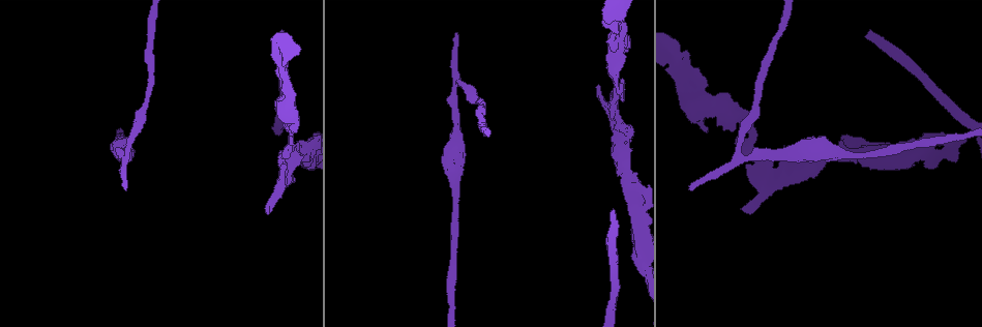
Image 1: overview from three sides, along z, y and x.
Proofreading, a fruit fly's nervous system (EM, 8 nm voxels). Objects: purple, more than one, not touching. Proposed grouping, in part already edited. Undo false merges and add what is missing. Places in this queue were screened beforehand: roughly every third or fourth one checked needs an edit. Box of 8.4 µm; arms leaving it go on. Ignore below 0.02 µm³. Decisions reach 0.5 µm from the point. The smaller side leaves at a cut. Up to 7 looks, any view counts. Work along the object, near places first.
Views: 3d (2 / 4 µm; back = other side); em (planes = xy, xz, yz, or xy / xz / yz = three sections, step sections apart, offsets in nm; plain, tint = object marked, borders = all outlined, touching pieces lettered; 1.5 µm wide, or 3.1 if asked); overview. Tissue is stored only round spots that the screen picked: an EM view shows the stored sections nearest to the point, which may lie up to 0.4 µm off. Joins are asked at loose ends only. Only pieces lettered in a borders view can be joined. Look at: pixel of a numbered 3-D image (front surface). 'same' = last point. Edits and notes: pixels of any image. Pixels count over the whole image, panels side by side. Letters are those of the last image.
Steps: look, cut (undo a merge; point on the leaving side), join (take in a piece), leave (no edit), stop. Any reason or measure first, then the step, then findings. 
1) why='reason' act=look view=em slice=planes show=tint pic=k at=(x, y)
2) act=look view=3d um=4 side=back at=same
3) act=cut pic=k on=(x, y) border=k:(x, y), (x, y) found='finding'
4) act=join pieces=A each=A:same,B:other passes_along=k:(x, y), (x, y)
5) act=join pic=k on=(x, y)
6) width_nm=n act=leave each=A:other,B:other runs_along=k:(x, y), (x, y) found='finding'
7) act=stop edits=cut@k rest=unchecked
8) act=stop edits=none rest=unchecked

why='free end' act=look view=3d um=2 pic=1 at=(613, 209)

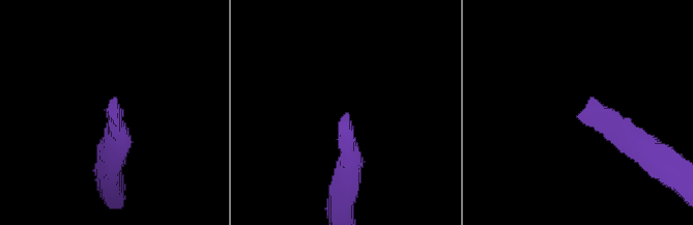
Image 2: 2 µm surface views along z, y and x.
act=look view=em slice=planes show=tint pic=2 at=(585, 120)

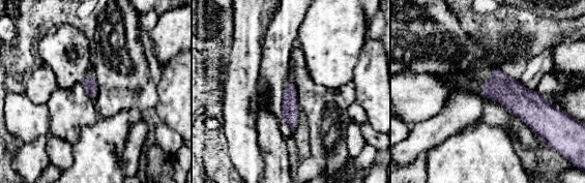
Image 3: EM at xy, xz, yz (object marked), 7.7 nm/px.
why='what lies round it' act=look view=em slice=planes show=borders at=same

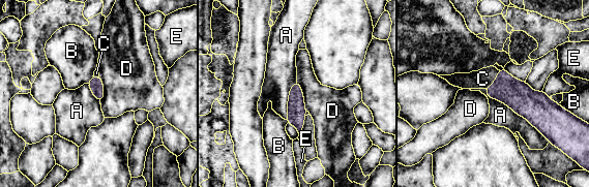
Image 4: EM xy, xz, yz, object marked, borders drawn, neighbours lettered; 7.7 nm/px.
width_nm=100 act=join pieces=C each=A:other,B:other,C:same,D:other,E:other passes_along=4:(518, 95), (495, 81), (482, 79) found='it goes on there'

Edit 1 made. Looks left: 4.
why='free end' act=look view=em slice=xz step=8 show=tint pic=1 at=(692, 190)

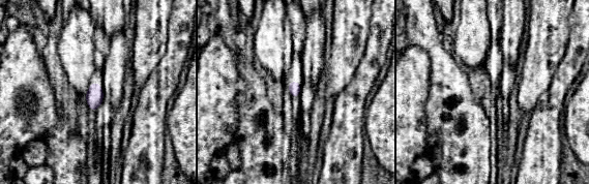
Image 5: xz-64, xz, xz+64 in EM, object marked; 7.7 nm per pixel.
act=look view=em slice=xz step=8 show=borders at=same

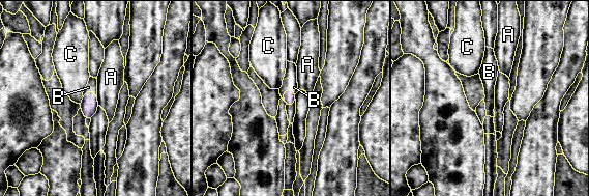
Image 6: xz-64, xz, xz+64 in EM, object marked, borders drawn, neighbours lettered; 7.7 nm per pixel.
longest_contact=B:120nm act=join pieces=B each=A:other,B:same,C:other passes_along=6:(289, 95), (285, 89), (290, 80) found='it goes on there'

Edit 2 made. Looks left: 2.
act=look view=overview

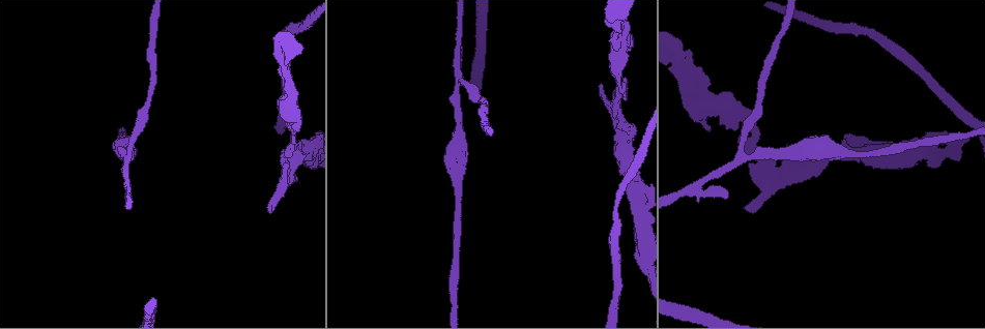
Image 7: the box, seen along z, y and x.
why='branch stops here' act=look view=em slice=planes show=borders pic=7 at=(747, 209)

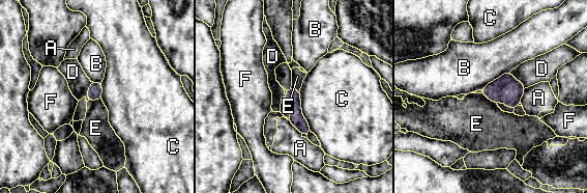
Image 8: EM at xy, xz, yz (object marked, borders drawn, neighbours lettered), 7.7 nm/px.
act=leave each=A:other,B:other,C:other,D:other,E:other,F:other border=8:(481, 92), (496, 104) found='none of them fits'

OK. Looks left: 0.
act=stop edits=join@4,join@6 rest=unchecked

